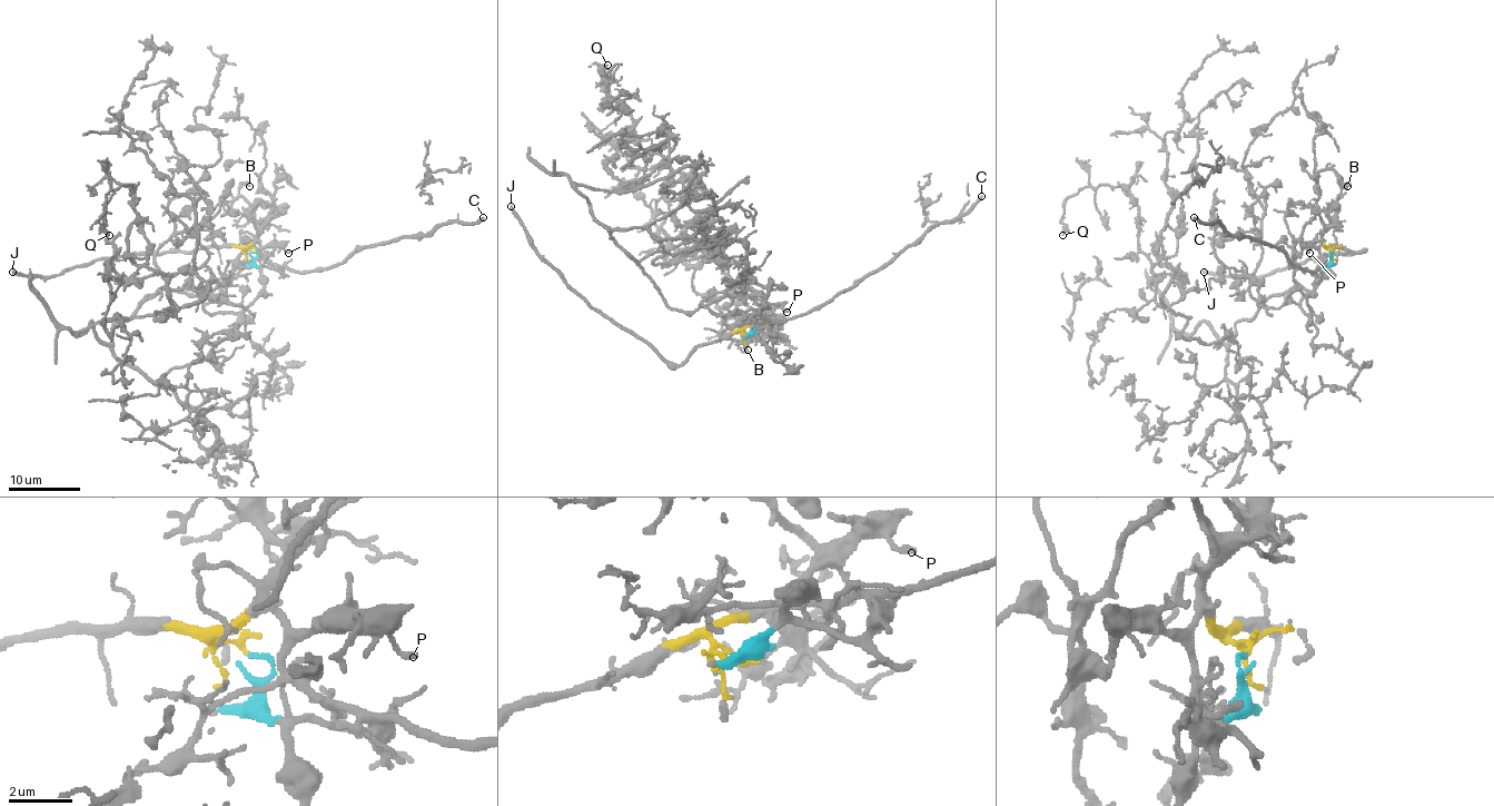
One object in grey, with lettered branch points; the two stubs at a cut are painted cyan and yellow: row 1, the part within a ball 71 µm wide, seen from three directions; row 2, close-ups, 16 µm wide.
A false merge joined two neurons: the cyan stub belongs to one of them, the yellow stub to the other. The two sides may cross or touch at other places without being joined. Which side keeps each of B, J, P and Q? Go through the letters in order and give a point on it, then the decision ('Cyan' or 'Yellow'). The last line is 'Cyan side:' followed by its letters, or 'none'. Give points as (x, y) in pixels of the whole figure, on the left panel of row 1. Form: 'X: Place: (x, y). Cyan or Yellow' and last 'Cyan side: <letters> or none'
B: Place: (249, 186). Yellow
J: Place: (12, 272). Yellow
P: Place: (288, 253). Yellow
Q: Place: (109, 235). Cyan
Cyan side: Q

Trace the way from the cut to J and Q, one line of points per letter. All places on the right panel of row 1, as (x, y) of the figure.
J: (1331, 252), (1331, 246), (1362, 252), (1312, 256), (1258, 276), (1225, 276), (1203, 271)
Q: (1331, 252), (1312, 313), (1298, 287), (1272, 295), (1225, 343), (1156, 302), (1121, 186), (1072, 194), (1061, 235)

